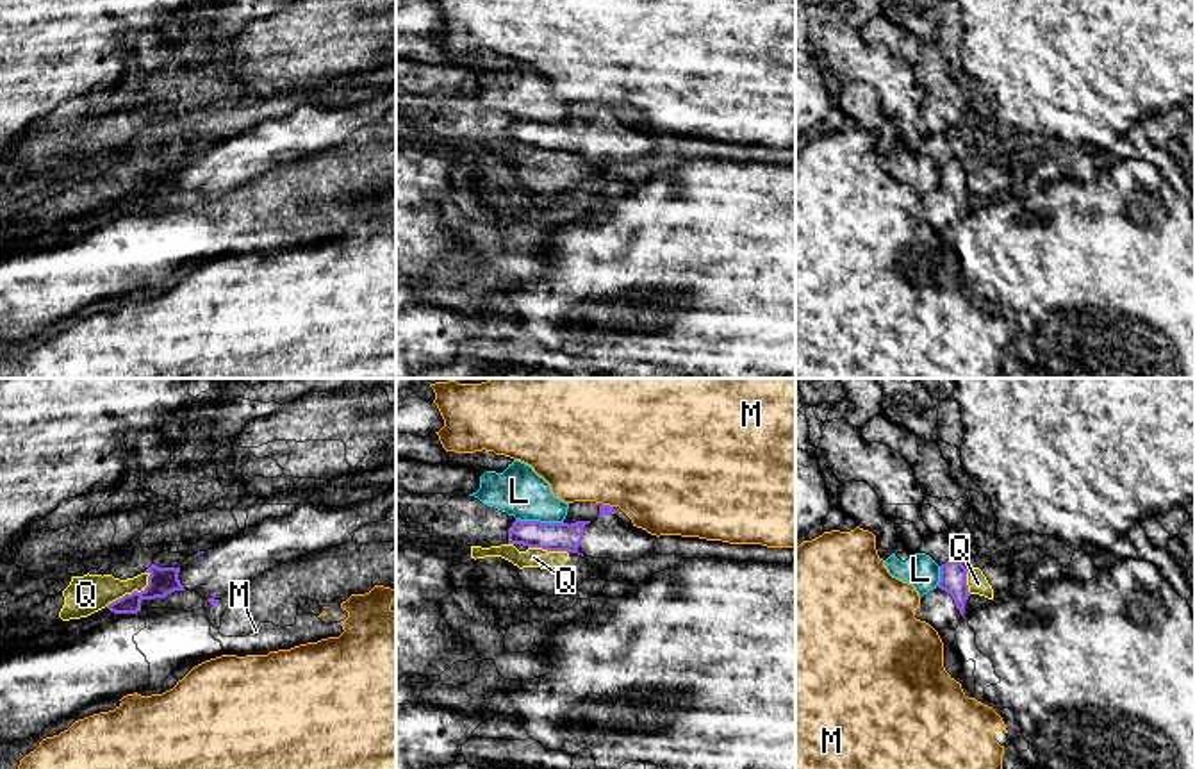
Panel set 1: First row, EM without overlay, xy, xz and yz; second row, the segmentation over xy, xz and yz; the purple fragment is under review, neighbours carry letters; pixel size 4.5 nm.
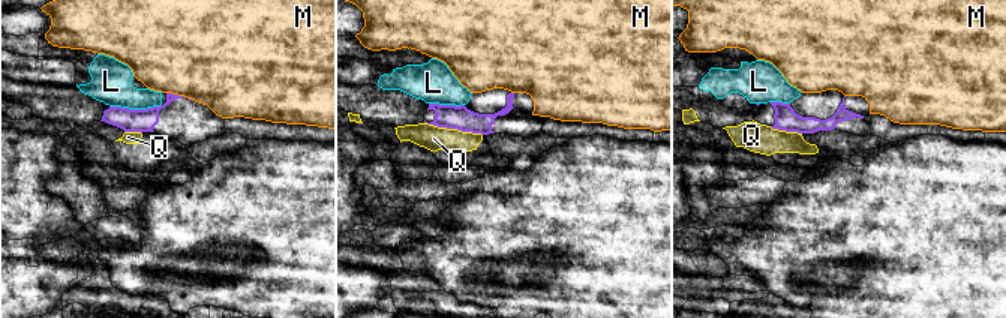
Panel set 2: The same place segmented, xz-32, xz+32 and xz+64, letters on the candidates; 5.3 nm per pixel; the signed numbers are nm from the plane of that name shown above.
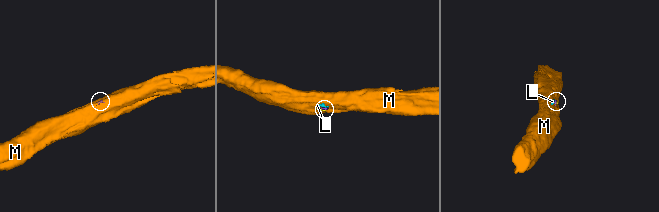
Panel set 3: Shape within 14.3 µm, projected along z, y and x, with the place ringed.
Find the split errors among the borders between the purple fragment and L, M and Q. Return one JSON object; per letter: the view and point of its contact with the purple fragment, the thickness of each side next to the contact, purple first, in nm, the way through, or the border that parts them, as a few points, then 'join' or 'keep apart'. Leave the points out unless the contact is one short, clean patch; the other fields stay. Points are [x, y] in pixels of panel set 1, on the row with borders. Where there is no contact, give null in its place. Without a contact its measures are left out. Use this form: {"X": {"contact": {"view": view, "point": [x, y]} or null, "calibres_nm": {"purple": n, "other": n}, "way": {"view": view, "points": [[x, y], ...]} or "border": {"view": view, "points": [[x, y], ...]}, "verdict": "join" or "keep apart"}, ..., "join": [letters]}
{"L": {"contact": {"view": "xz", "point": [539, 521]}, "calibres_nm": {"purple": 130, "other": 220}, "verdict": "keep apart"}, "M": {"contact": {"view": "xz", "point": [607, 505]}, "calibres_nm": {"purple": 50, "other": 500}, "border": {"view": "xz", "points": [[601, 502], [612, 507]]}, "verdict": "keep apart"}, "Q": {"contact": {"view": "xy", "point": [132, 593]}, "calibres_nm": {"purple": 130, "other": 180}, "border": {"view": "xy", "points": [[150, 573], [148, 582], [140, 591], [125, 593], [106, 605]]}, "verdict": "keep apart"}, "join": []}

